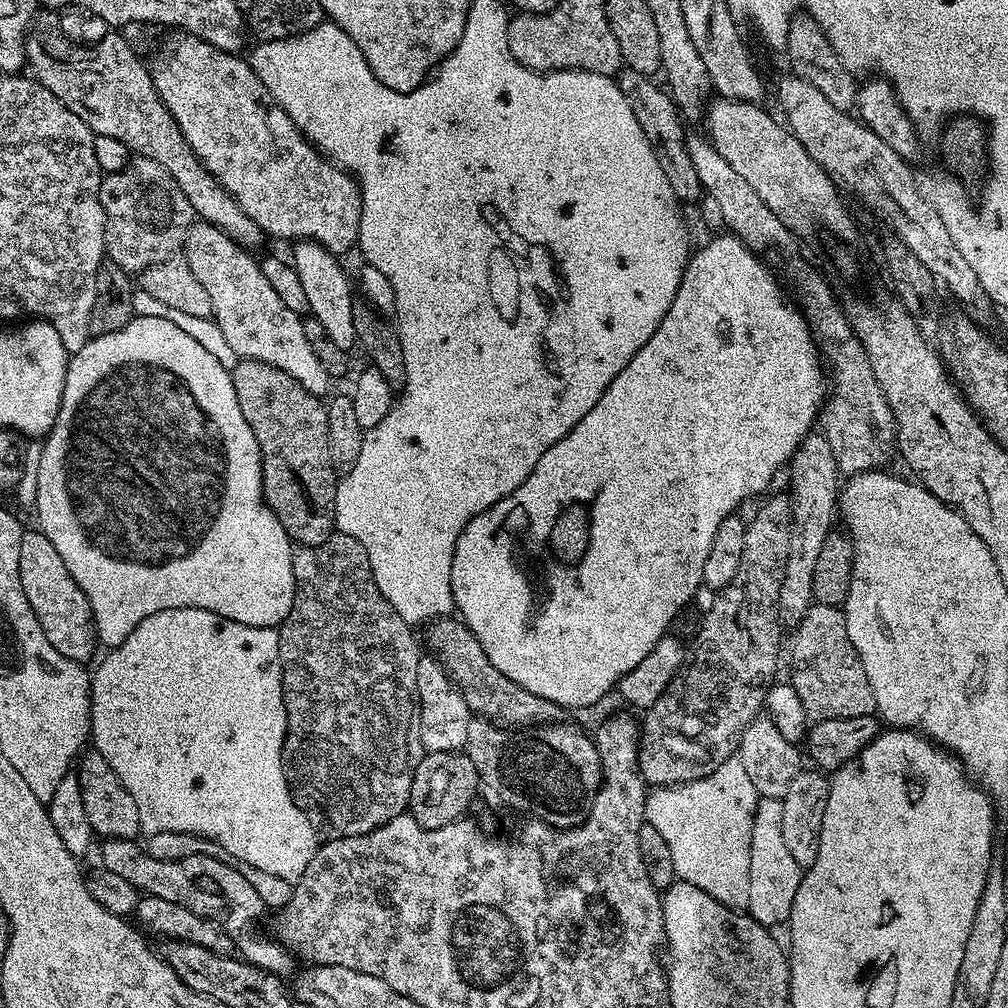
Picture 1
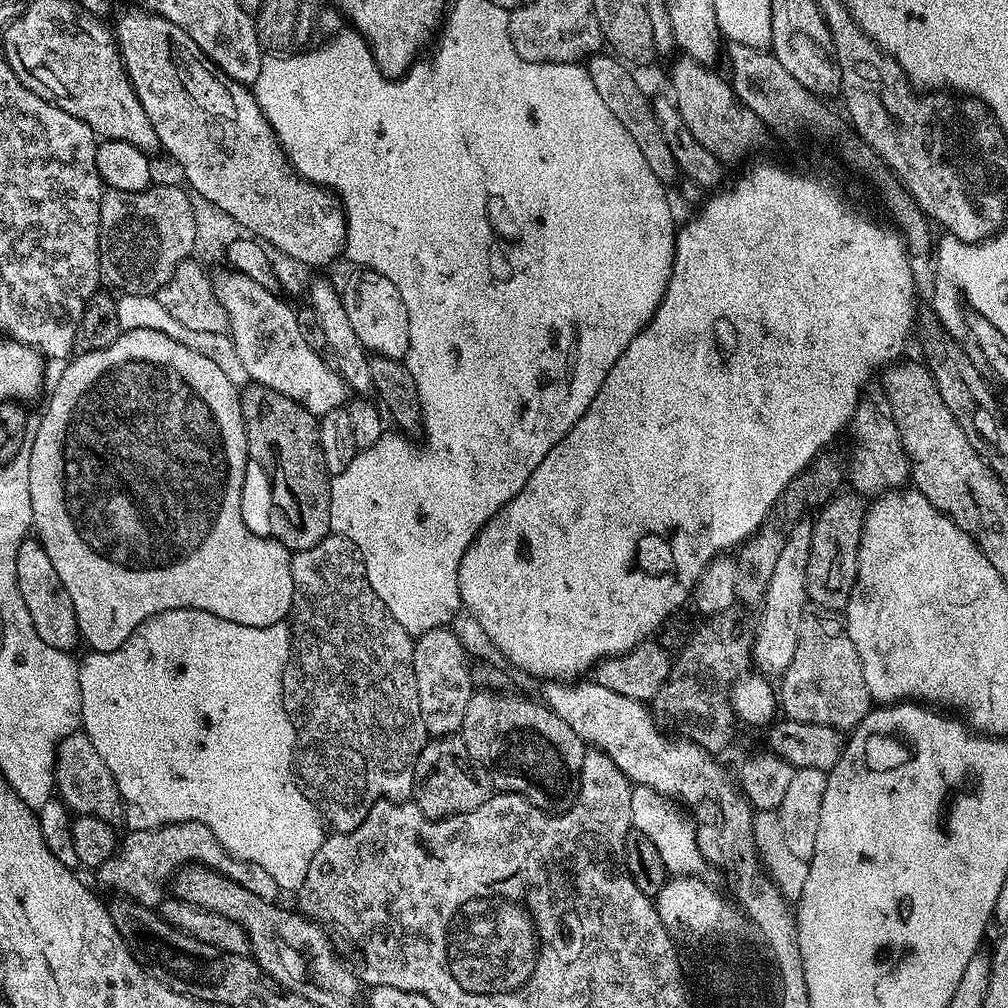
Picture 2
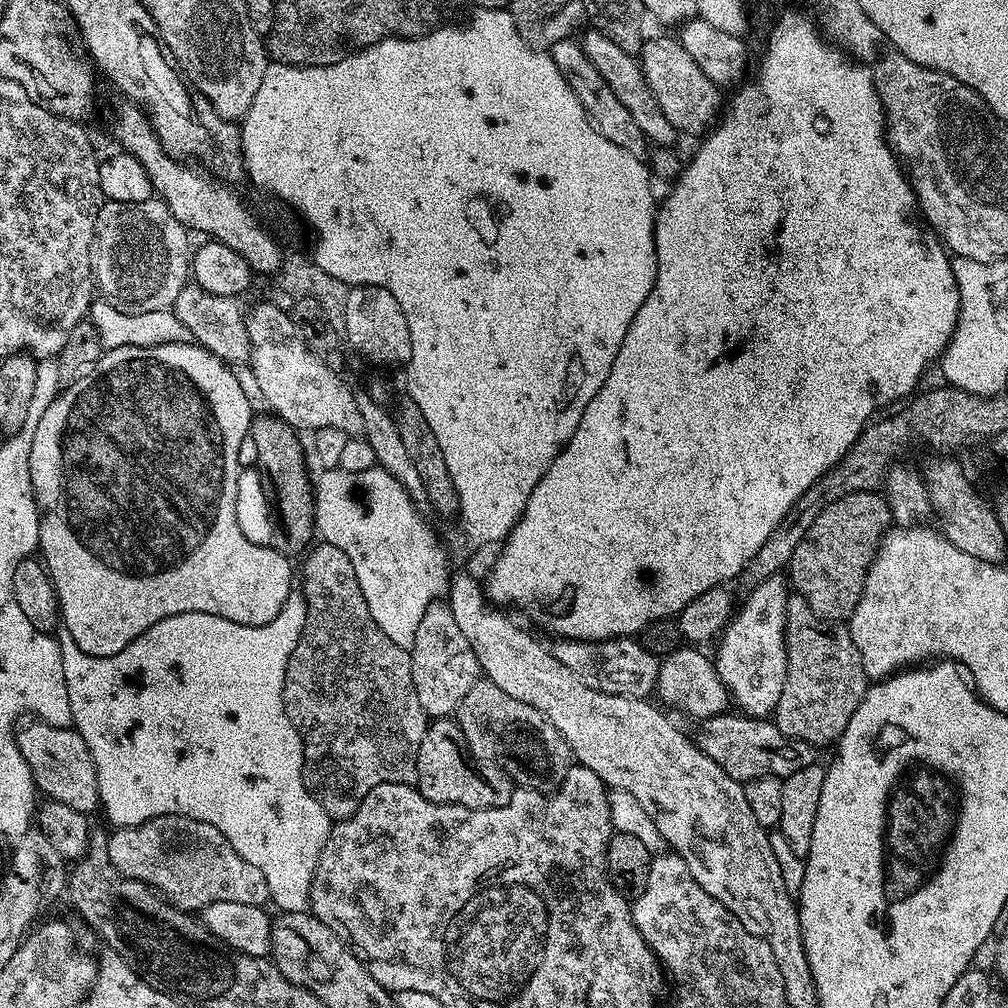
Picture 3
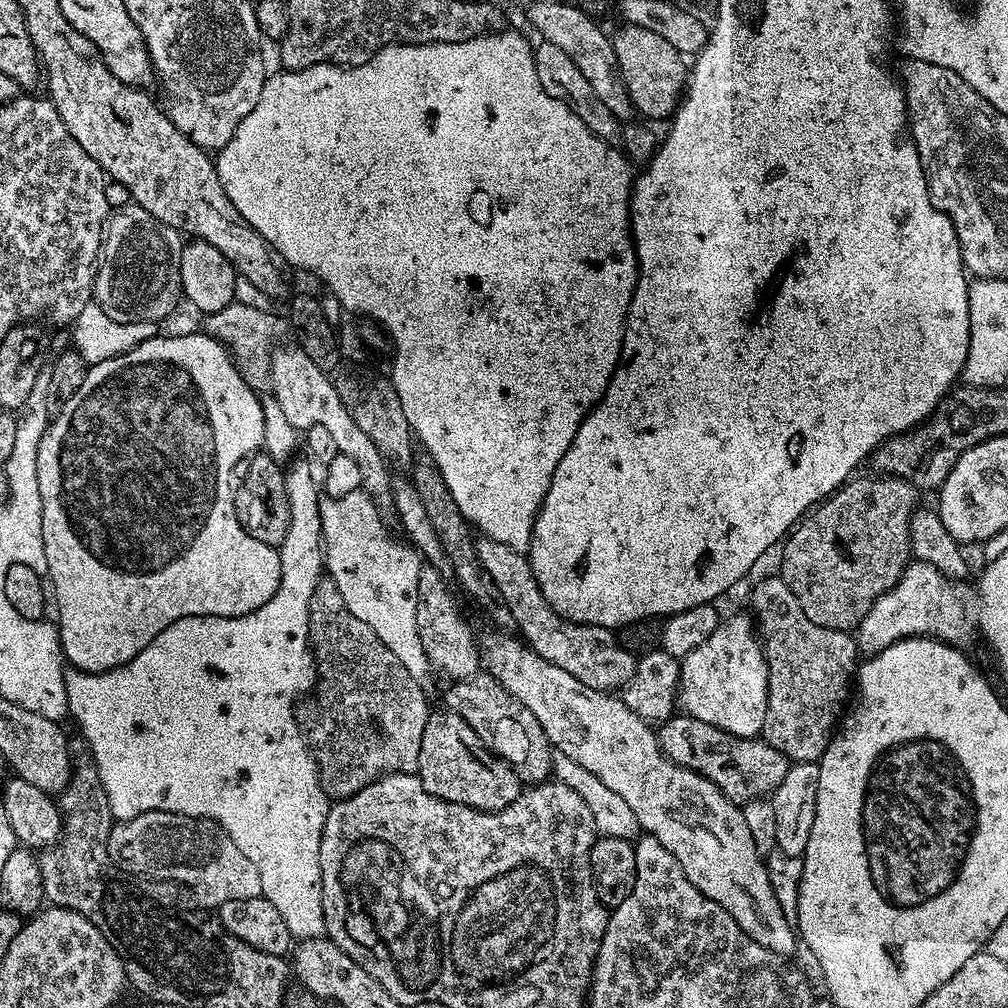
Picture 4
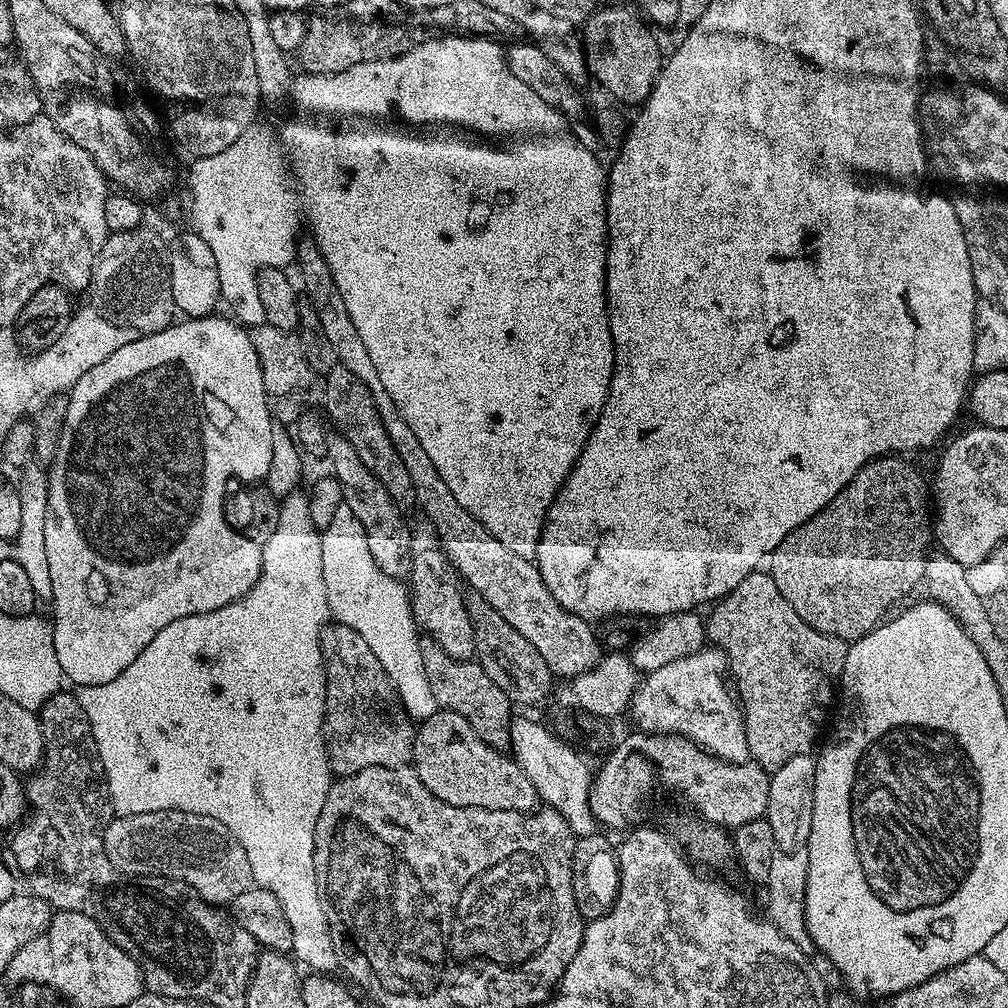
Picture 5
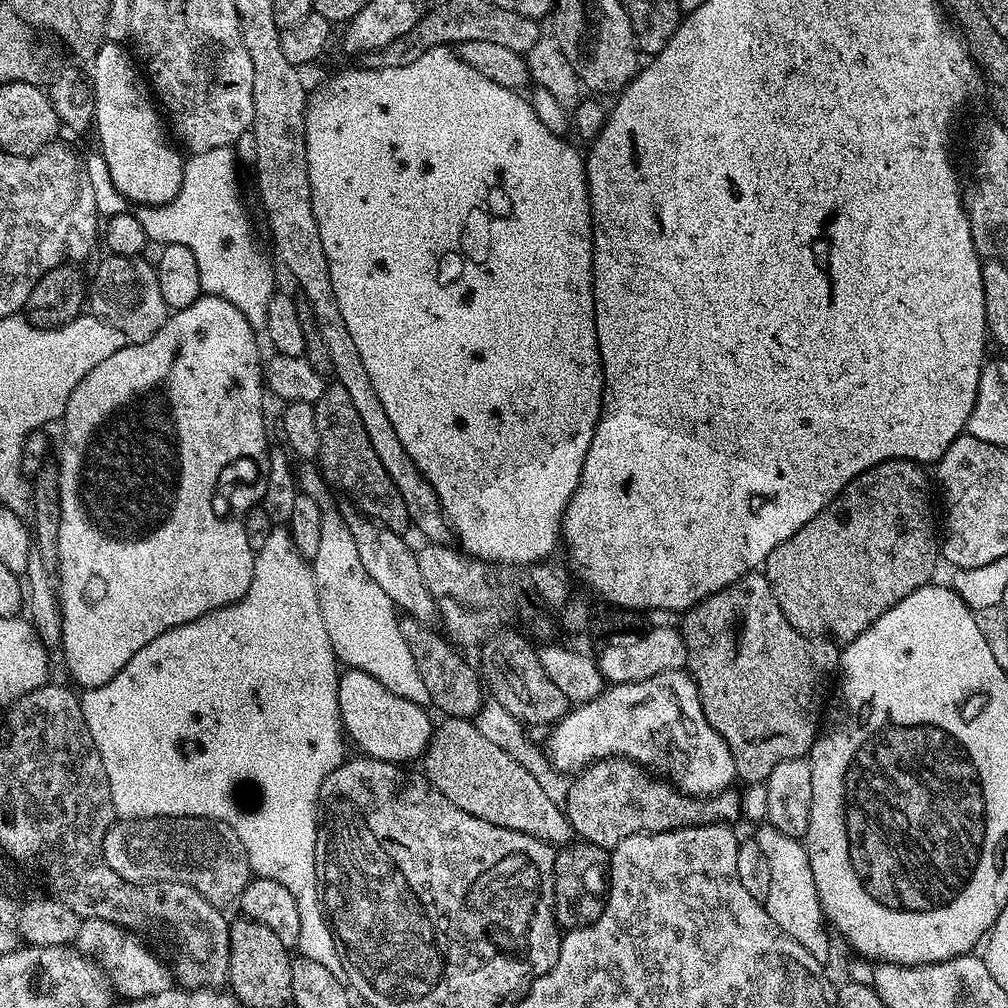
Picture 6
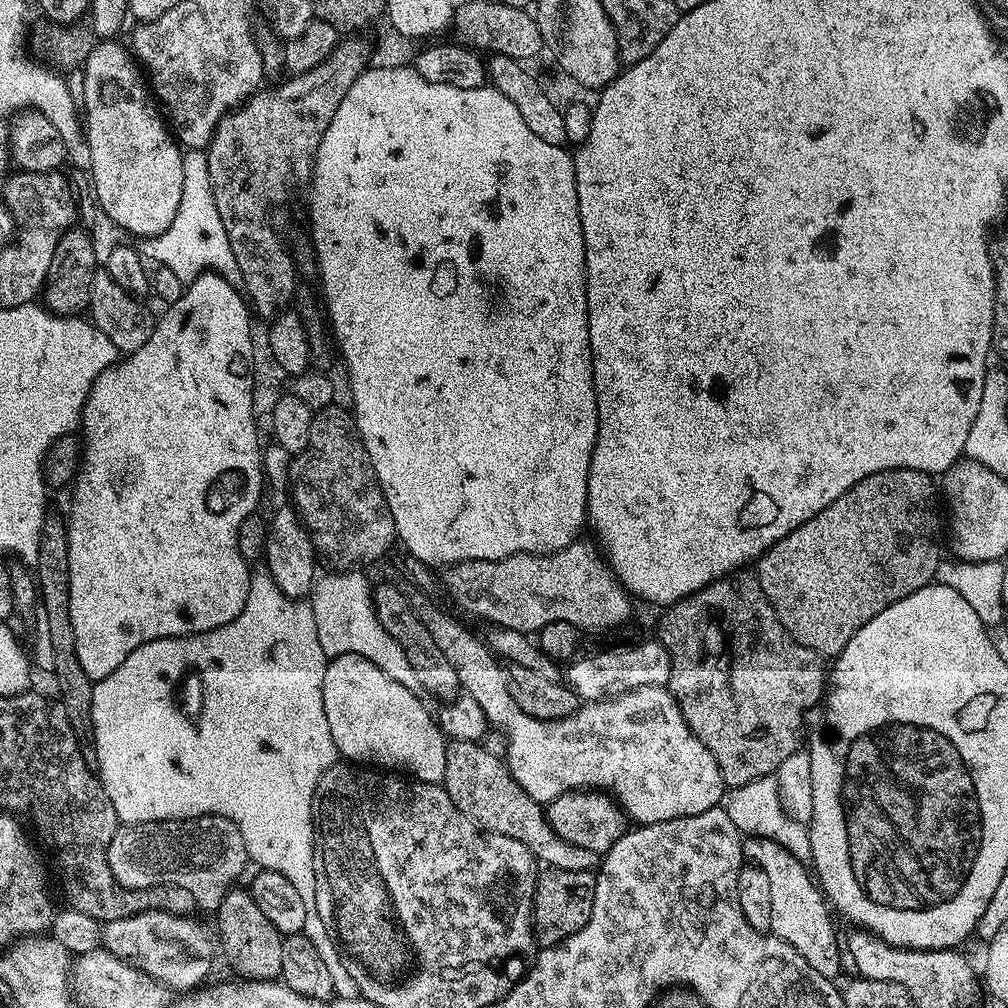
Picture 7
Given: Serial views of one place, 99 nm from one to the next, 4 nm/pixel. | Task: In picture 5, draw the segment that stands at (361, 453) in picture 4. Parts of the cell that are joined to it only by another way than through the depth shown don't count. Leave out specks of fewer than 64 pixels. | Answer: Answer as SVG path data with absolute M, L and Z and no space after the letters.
M332 434L328 437L327 463L332 463L331 475L343 488L343 499L346 506L362 522L366 530L366 546L370 546L370 554L374 554L374 562L386 575L403 581L412 575L412 532L406 521L400 517L401 505L393 500L386 490L384 480L377 473L371 472L362 462L360 455L345 436Z

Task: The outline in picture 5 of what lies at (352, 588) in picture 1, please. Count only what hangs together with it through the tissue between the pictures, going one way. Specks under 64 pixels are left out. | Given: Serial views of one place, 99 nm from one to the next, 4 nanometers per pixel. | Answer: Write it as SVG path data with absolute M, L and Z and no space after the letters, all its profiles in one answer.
M329 622L325 624L320 635L320 649L324 659L324 669L328 679L328 700L324 704L324 742L328 746L328 765L337 777L352 776L358 770L366 770L370 766L386 766L387 768L403 768L412 763L412 737L414 728L407 719L396 720L387 724L376 717L372 707L379 700L390 696L390 685L378 658L366 646L366 642L350 626Z

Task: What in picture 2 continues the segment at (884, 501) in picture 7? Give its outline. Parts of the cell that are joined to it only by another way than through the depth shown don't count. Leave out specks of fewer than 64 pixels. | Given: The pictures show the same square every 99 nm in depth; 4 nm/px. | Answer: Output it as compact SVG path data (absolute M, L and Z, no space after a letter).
M855 491L846 492L833 496L819 509L820 517L814 520L812 527L810 562L806 566L806 590L809 601L816 608L847 609L850 594L854 590L854 582L858 574L858 550L864 529L866 500Z

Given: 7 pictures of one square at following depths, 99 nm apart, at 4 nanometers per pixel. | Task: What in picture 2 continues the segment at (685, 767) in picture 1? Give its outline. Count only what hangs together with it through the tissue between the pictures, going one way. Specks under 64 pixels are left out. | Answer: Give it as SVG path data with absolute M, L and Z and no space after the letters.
M832 450L817 456L805 472L799 472L793 478L790 486L782 490L762 526L739 545L736 556L738 586L734 586L734 602L717 616L707 617L704 625L693 634L692 641L685 646L684 653L675 657L668 680L660 688L658 705L678 727L692 728L691 740L706 751L720 754L732 740L734 713L726 689L732 680L749 671L752 642L760 610L764 607L764 595L778 557L786 546L786 538L792 533L792 528L807 517L804 515L812 507L823 506L837 495L841 491L840 483L843 485L845 480L845 457L835 456Z

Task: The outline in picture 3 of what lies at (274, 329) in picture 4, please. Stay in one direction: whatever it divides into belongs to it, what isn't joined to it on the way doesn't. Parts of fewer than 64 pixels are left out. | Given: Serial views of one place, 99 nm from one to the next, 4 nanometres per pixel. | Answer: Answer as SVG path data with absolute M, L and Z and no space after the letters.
M195 282L185 284L182 294L178 294L174 311L178 322L190 330L192 340L213 352L215 356L230 366L243 364L251 357L252 347L248 341L248 321L245 309L240 309L241 301L237 297L222 297L208 293Z

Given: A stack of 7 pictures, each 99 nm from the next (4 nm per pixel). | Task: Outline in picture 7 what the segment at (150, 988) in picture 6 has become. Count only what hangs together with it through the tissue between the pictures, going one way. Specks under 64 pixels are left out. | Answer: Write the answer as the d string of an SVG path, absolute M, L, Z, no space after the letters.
M152 908L149 912L126 918L114 918L102 928L102 944L110 954L130 962L138 970L150 974L170 990L196 990L205 983L212 968L212 955L217 955L218 944L214 932L192 914L164 912Z

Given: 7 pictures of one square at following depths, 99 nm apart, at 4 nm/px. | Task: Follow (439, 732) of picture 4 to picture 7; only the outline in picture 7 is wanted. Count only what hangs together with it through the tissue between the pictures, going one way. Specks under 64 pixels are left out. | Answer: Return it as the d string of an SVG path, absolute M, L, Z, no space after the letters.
M452 740L448 744L442 787L450 794L450 802L486 831L506 834L506 838L525 844L541 865L562 870L595 871L600 865L601 853L563 840L550 826L542 805L530 798L530 794L526 794L508 773L507 763L483 746L483 743L466 740Z

